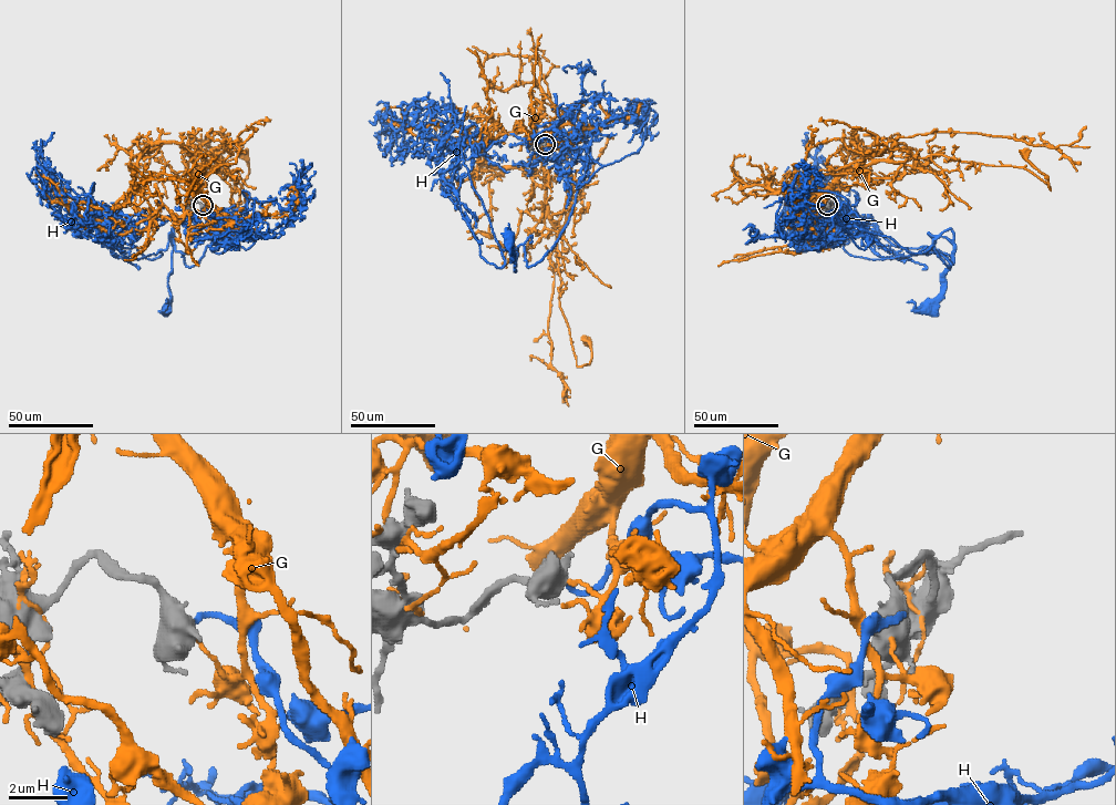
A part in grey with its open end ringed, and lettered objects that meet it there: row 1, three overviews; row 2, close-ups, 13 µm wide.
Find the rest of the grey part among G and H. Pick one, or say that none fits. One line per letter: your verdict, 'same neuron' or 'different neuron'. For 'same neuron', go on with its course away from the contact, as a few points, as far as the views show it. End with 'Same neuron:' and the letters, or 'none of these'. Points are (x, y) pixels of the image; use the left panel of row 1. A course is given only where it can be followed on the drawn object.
G: different neuron
H: same neuron | via (203, 205), (225, 243), (234, 222), (245, 222), (221, 253), (208, 245), (190, 266), (173, 237), (166, 309)
Same neuron: H

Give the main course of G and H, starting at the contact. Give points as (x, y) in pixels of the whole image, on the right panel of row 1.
G: (827, 206), (846, 172), (903, 162), (899, 137), (974, 132), (1056, 147), (1086, 126)
H: (827, 205), (815, 226), (829, 243), (844, 218), (948, 266), (928, 251), (952, 243), (928, 309)

